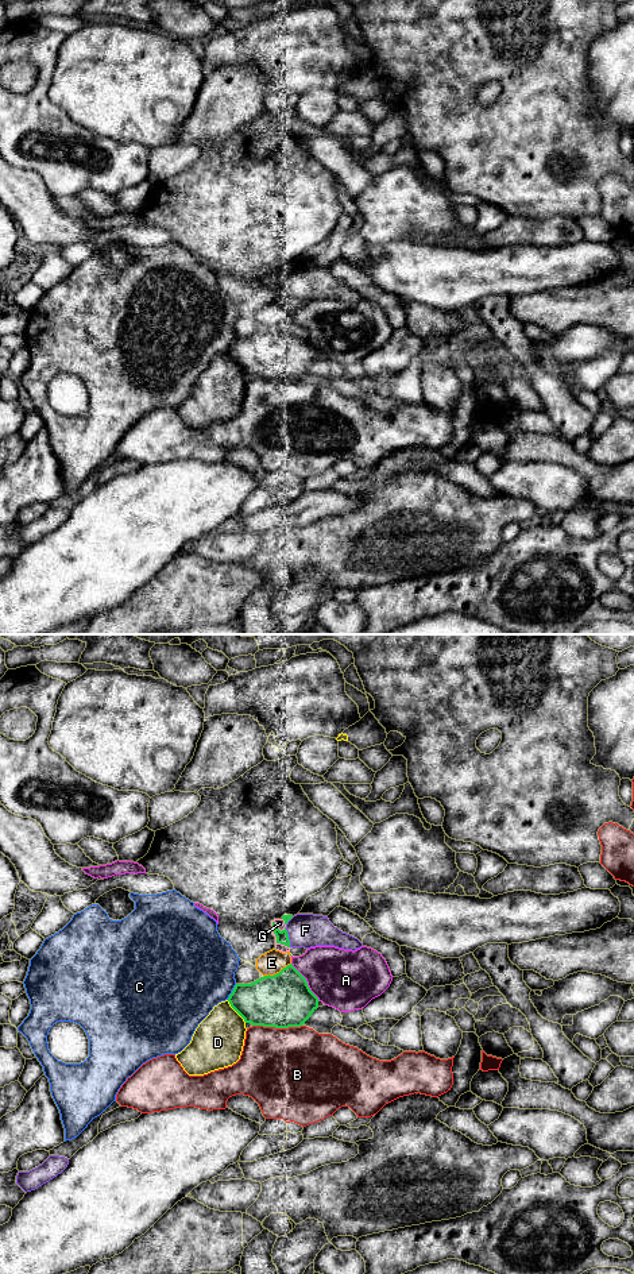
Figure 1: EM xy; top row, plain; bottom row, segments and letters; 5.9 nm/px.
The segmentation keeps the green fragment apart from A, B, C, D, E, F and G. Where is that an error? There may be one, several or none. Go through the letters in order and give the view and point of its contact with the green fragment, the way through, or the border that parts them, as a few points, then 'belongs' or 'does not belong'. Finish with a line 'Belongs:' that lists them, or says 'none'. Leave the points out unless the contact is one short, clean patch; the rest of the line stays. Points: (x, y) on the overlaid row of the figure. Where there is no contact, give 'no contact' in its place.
A: contact xy (306, 981); does not belong
B: contact xy (277, 1027); does not belong
C: contact xy (232, 992); does not belong
D: contact xy (235, 1010); border xy (227, 1000), (246, 1022); does not belong
E: contact xy (277, 973); does not belong
F: contact xy (287, 937); does not belong
G: contact xy (275, 935); does not belong
Belongs: none

